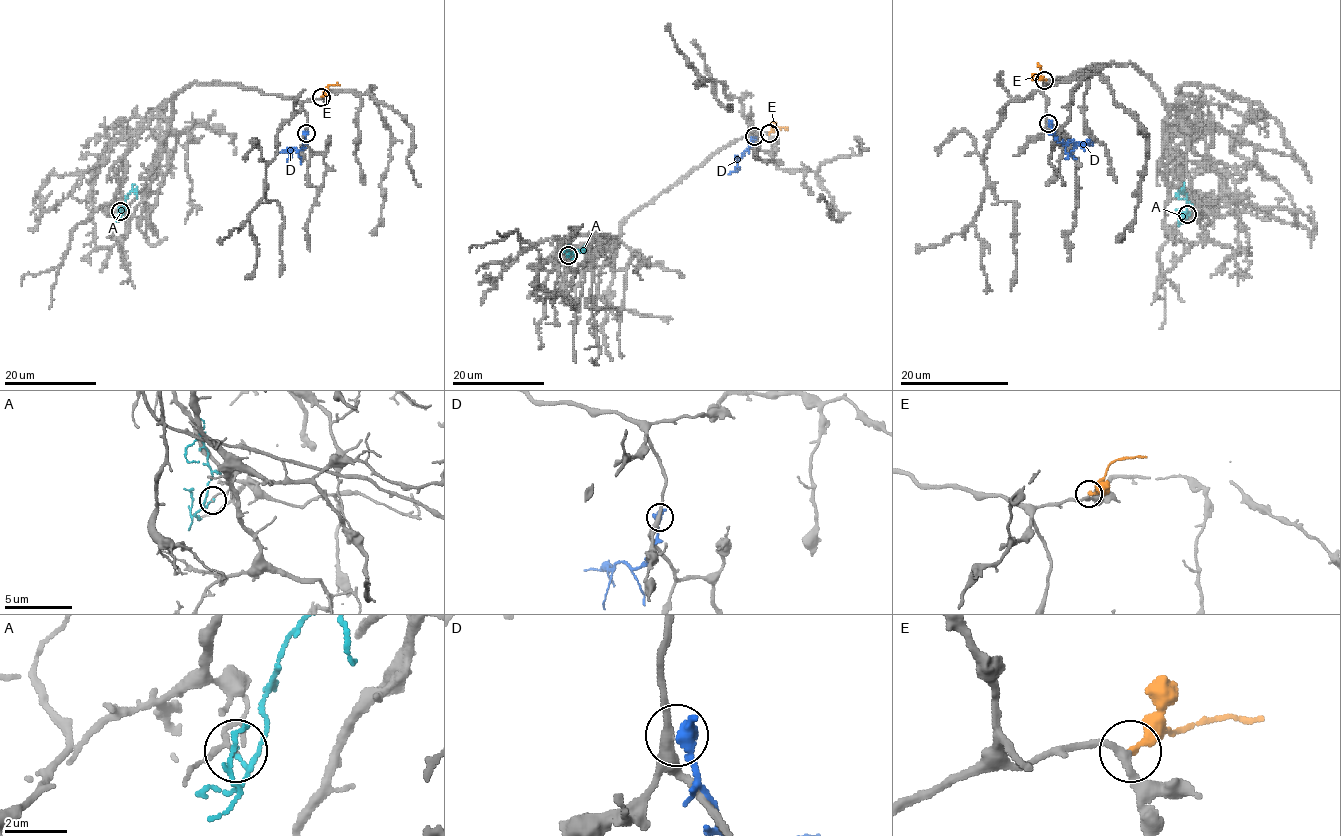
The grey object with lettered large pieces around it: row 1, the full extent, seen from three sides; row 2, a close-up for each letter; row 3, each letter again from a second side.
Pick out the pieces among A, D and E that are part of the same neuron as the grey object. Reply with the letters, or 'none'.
E

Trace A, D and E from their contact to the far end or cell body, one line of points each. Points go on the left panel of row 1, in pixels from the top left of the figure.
A: (120, 211), (131, 190), (135, 190), (137, 199)
D: (306, 133), (300, 149), (280, 151)
E: (321, 97), (330, 86), (340, 84)

